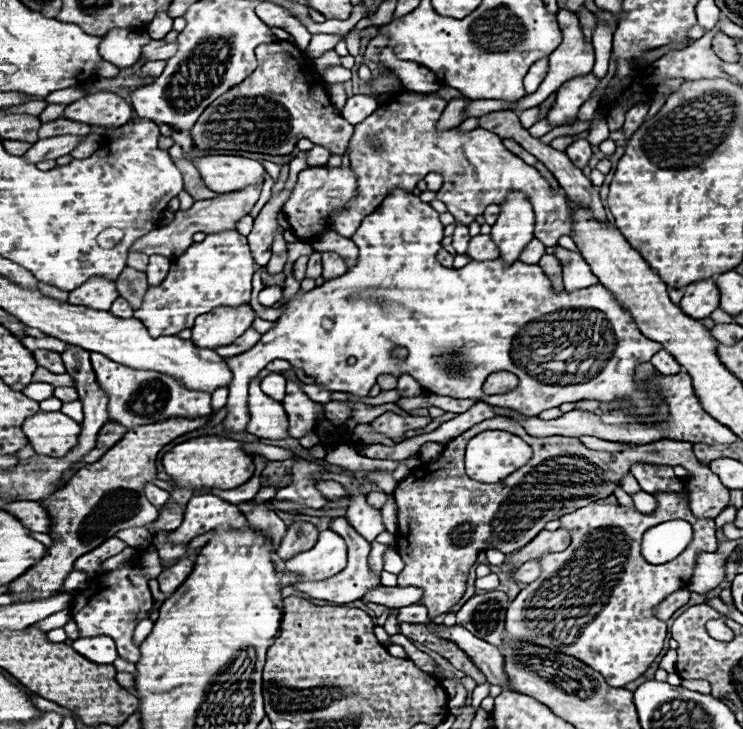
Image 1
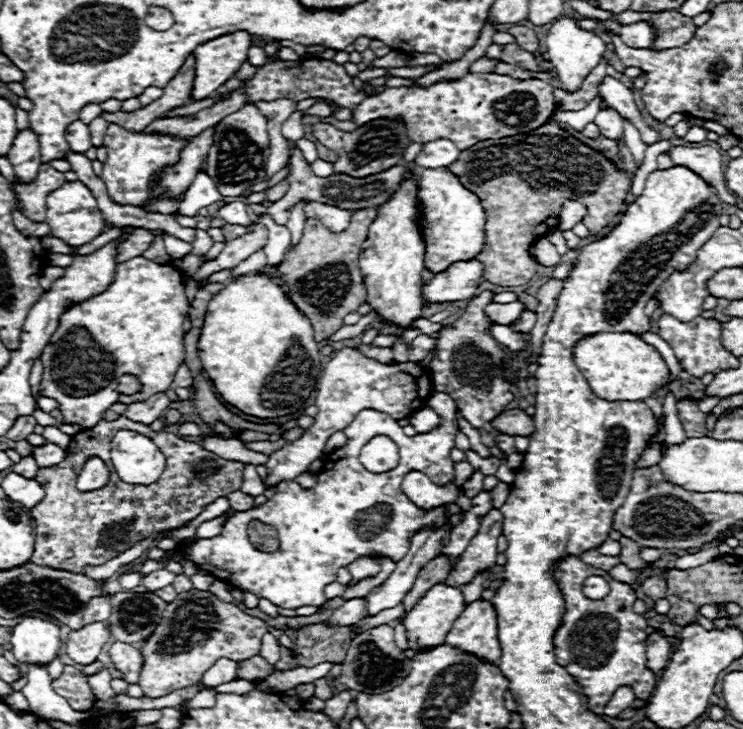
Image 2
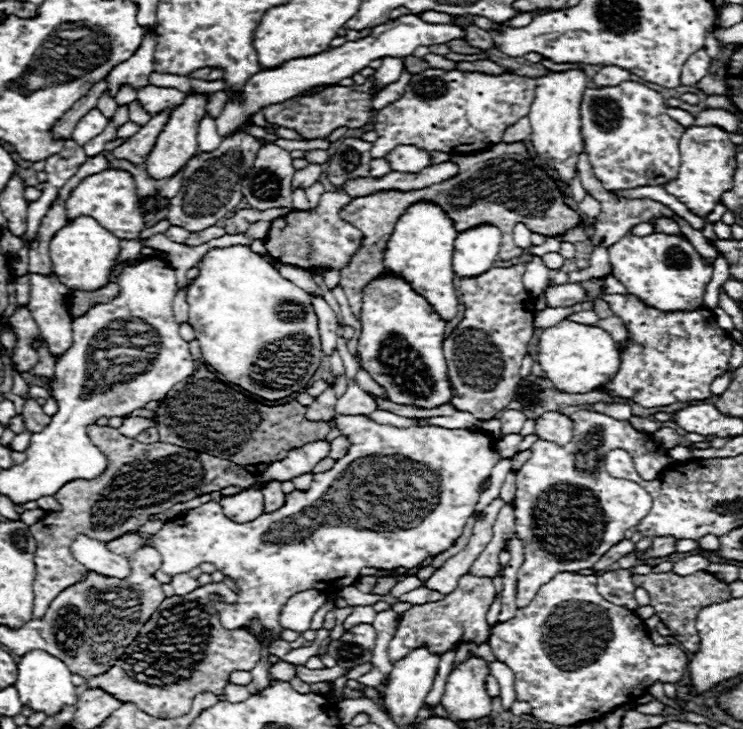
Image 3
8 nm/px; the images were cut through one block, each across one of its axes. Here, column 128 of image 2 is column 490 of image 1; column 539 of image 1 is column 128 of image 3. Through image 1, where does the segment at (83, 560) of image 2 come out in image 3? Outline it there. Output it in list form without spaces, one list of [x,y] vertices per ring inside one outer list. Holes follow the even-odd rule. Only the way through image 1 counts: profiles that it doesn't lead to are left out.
[[[90,424],[90,426],[88,426],[88,436],[90,436],[90,440],[92,440],[92,442],[94,442],[94,444],[96,444],[96,446],[98,446],[98,448],[100,448],[100,450],[102,450],[102,452],[104,452],[106,456],[108,456],[108,462],[110,462],[108,470],[106,470],[106,472],[104,472],[104,474],[102,474],[100,478],[96,478],[96,480],[88,480],[88,482],[86,482],[86,480],[72,480],[72,482],[64,484],[64,488],[60,488],[60,492],[56,492],[56,494],[54,494],[54,498],[58,500],[58,504],[62,506],[62,510],[60,510],[60,512],[46,512],[46,516],[42,516],[42,518],[40,518],[40,520],[38,520],[36,524],[32,524],[32,526],[30,526],[30,532],[32,532],[32,536],[36,538],[36,544],[38,544],[38,548],[36,548],[36,580],[34,580],[34,596],[36,596],[36,600],[34,600],[34,618],[42,618],[42,616],[44,616],[44,612],[46,612],[46,608],[48,608],[48,604],[50,604],[50,602],[52,602],[52,600],[54,600],[54,598],[56,598],[56,596],[58,596],[58,594],[60,594],[60,592],[64,590],[64,588],[68,588],[68,586],[74,586],[76,582],[82,582],[82,580],[86,578],[86,574],[88,574],[88,568],[84,568],[84,566],[82,566],[82,564],[80,564],[80,562],[78,562],[78,560],[76,560],[76,558],[74,558],[74,556],[70,554],[70,546],[72,546],[72,542],[76,540],[76,536],[78,536],[78,534],[84,534],[84,536],[88,536],[88,538],[92,538],[92,540],[102,540],[102,542],[110,542],[110,540],[116,540],[118,536],[124,536],[124,534],[128,534],[128,532],[138,532],[138,528],[140,528],[140,526],[144,526],[144,524],[148,522],[148,518],[150,518],[150,516],[154,516],[154,514],[160,514],[160,512],[166,512],[166,510],[168,510],[168,508],[172,508],[174,504],[182,504],[182,502],[188,502],[188,500],[192,500],[192,498],[196,498],[196,496],[200,496],[200,494],[204,494],[204,492],[214,492],[214,490],[222,490],[222,488],[228,488],[228,486],[242,486],[242,488],[248,489],[252,488],[253,485],[259,485],[254,484],[254,475],[250,474],[250,472],[246,472],[244,468],[240,468],[238,464],[234,464],[234,462],[230,462],[230,460],[220,460],[220,458],[216,458],[216,456],[212,456],[212,454],[208,454],[208,452],[186,450],[186,448],[180,448],[180,446],[174,446],[174,444],[166,444],[166,442],[142,444],[142,442],[138,442],[138,440],[134,440],[134,438],[126,438],[126,436],[122,436],[122,434],[120,434],[120,432],[116,430],[116,428],[110,428],[110,426],[96,426],[96,424]]]

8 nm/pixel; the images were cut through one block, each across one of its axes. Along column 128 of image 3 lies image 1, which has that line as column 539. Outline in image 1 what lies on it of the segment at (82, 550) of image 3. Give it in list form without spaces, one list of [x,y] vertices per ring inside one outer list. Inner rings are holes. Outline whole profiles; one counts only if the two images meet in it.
[[[528,560],[516,572],[510,574],[510,580],[516,582],[516,584],[518,582],[530,584],[532,580],[536,580],[536,576],[540,576],[540,564],[538,564],[538,560]]]

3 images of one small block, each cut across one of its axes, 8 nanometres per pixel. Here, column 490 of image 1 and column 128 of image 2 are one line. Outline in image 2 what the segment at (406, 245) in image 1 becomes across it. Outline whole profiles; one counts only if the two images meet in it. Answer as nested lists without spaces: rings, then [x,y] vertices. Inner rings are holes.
[[[144,256],[132,258],[128,262],[120,262],[116,266],[116,280],[112,286],[80,304],[68,308],[62,318],[58,330],[52,334],[50,344],[42,352],[44,374],[40,382],[40,394],[54,398],[60,404],[64,424],[78,424],[84,428],[94,426],[102,420],[104,412],[114,404],[130,404],[148,400],[156,392],[166,392],[174,380],[178,366],[184,362],[184,340],[182,340],[182,326],[184,314],[188,312],[190,304],[186,298],[182,274],[172,268],[170,264],[156,264]],[[132,374],[138,376],[142,382],[142,390],[138,394],[120,394],[116,390],[118,376]]]

